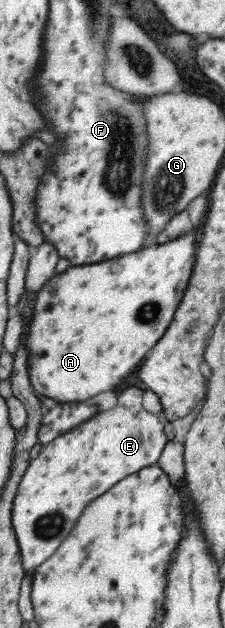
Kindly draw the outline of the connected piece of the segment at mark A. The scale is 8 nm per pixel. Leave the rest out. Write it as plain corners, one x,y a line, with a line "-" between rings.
186,232
163,244
150,243
112,260
70,266
62,273
52,275
36,293
30,323
22,329
32,389
58,399
59,403
88,399
118,385
120,379
144,359
172,321
194,265
196,244
194,232

